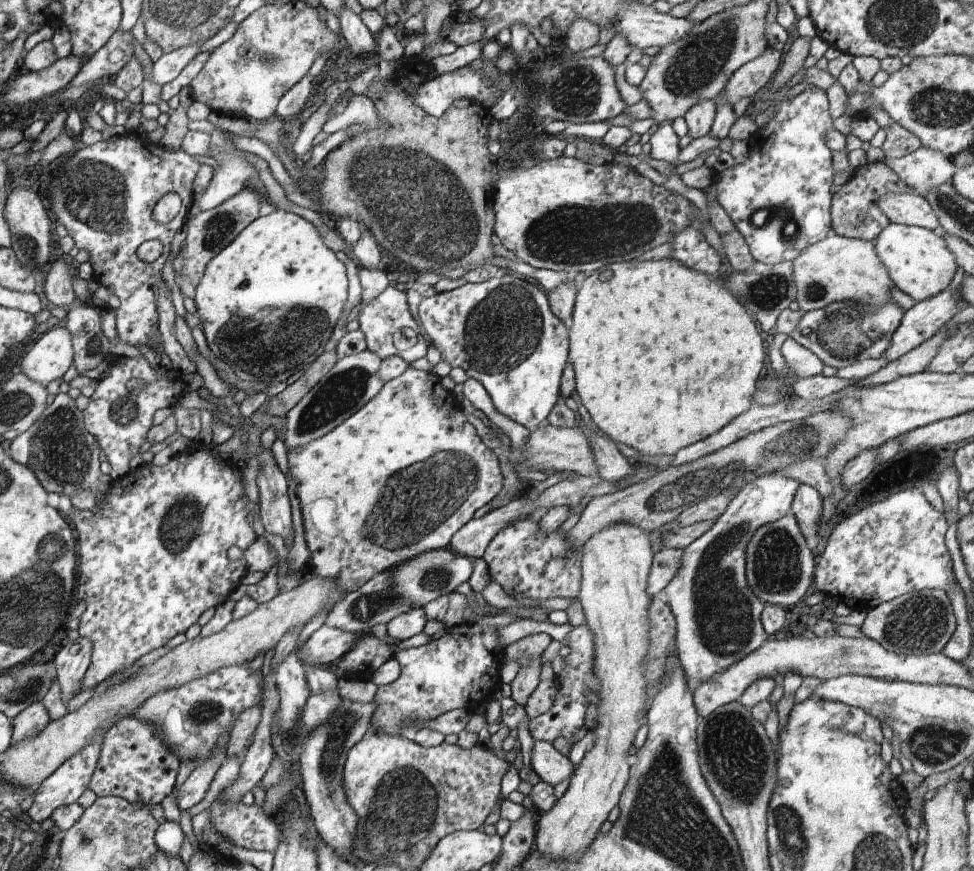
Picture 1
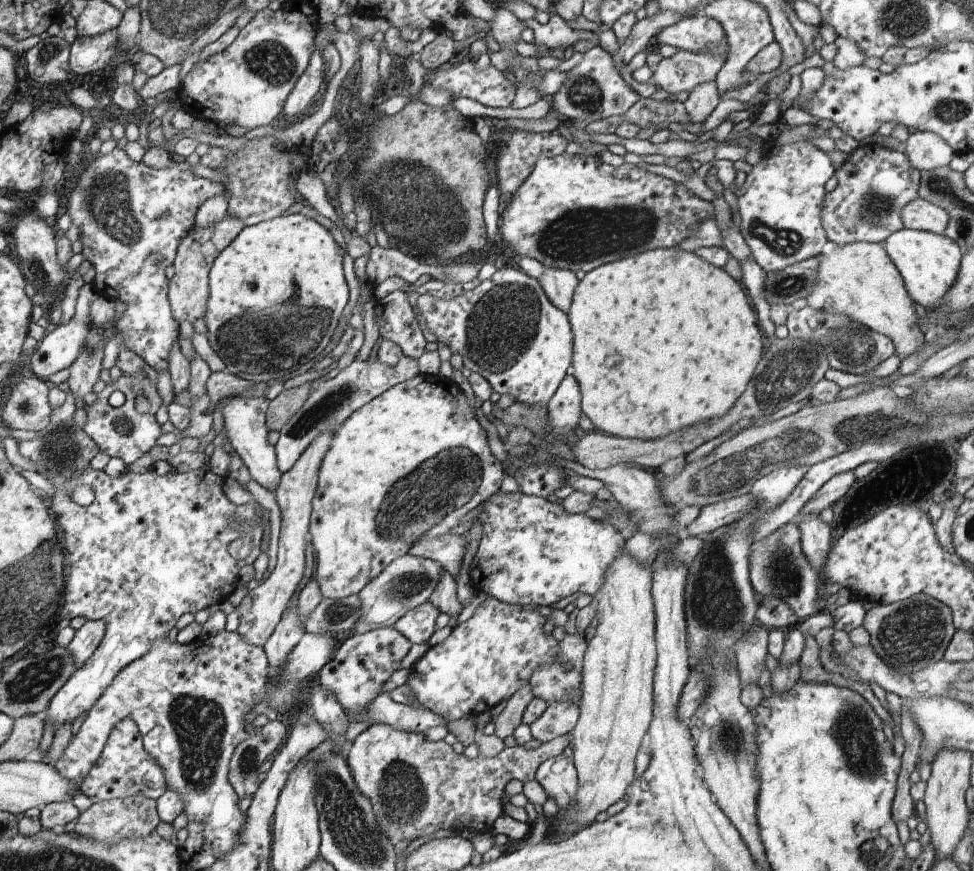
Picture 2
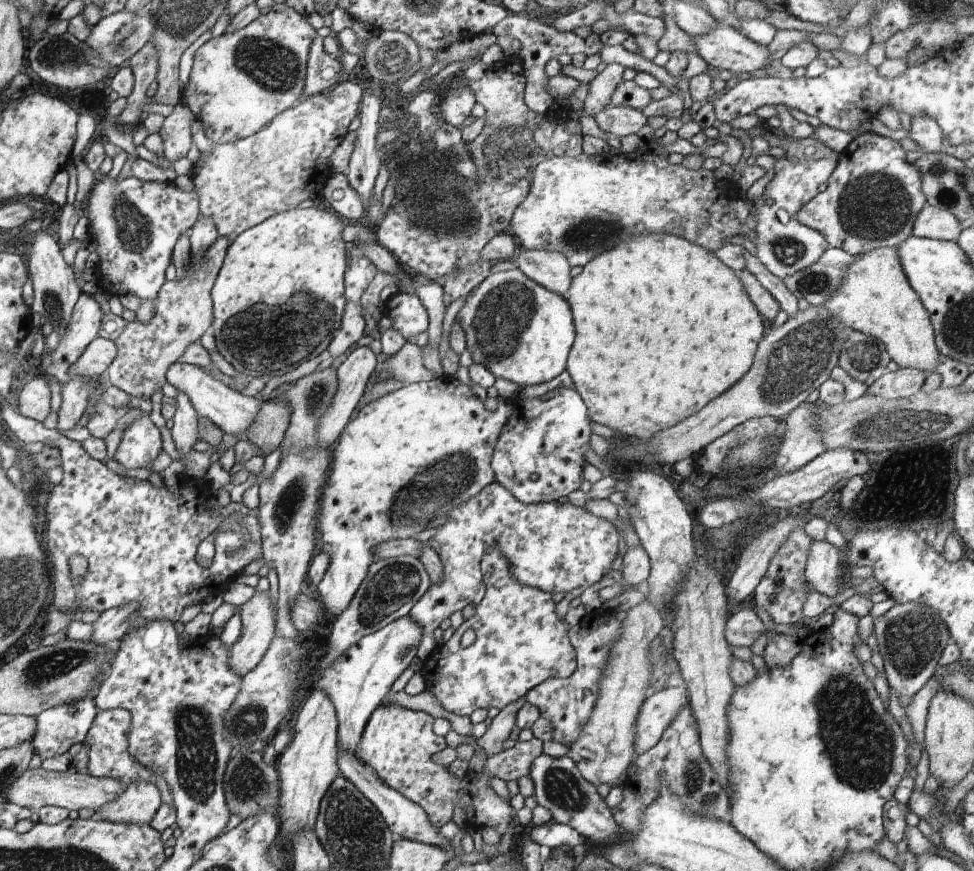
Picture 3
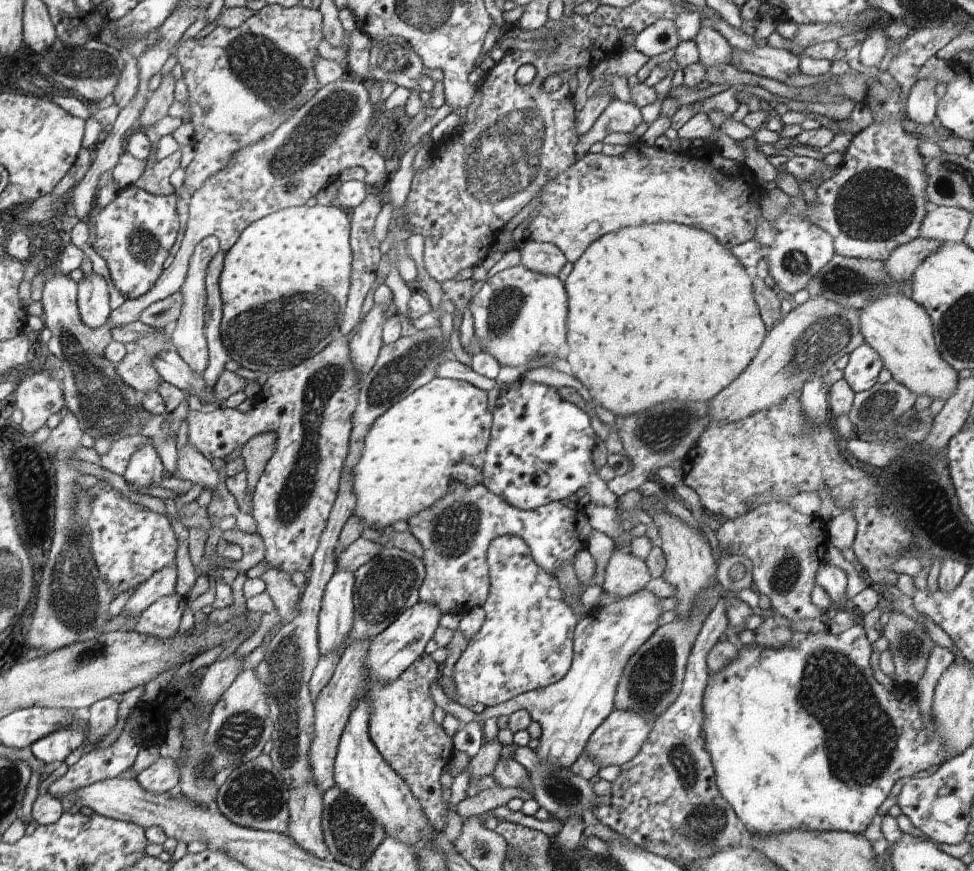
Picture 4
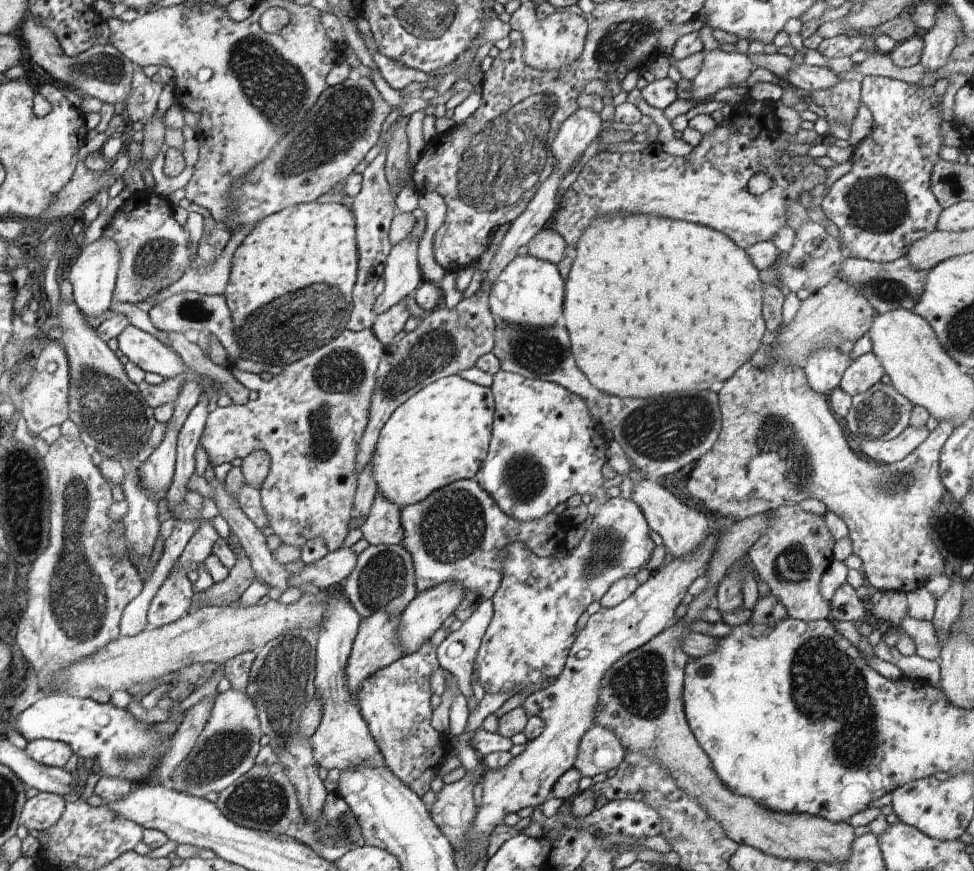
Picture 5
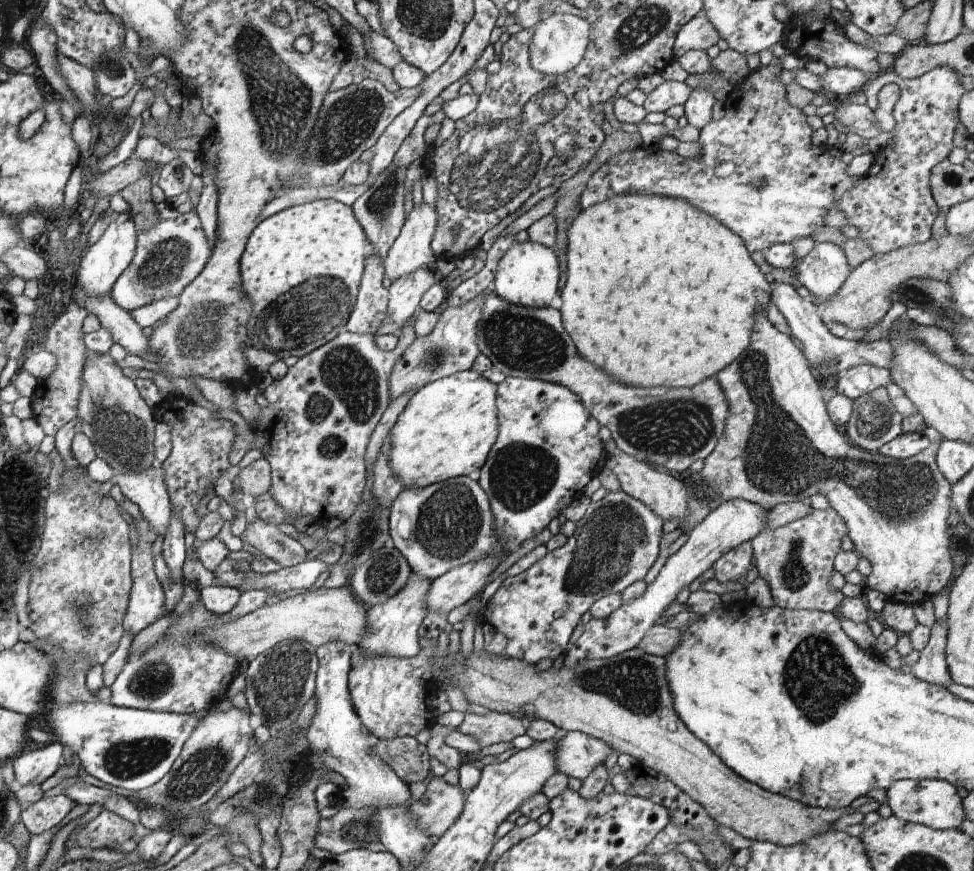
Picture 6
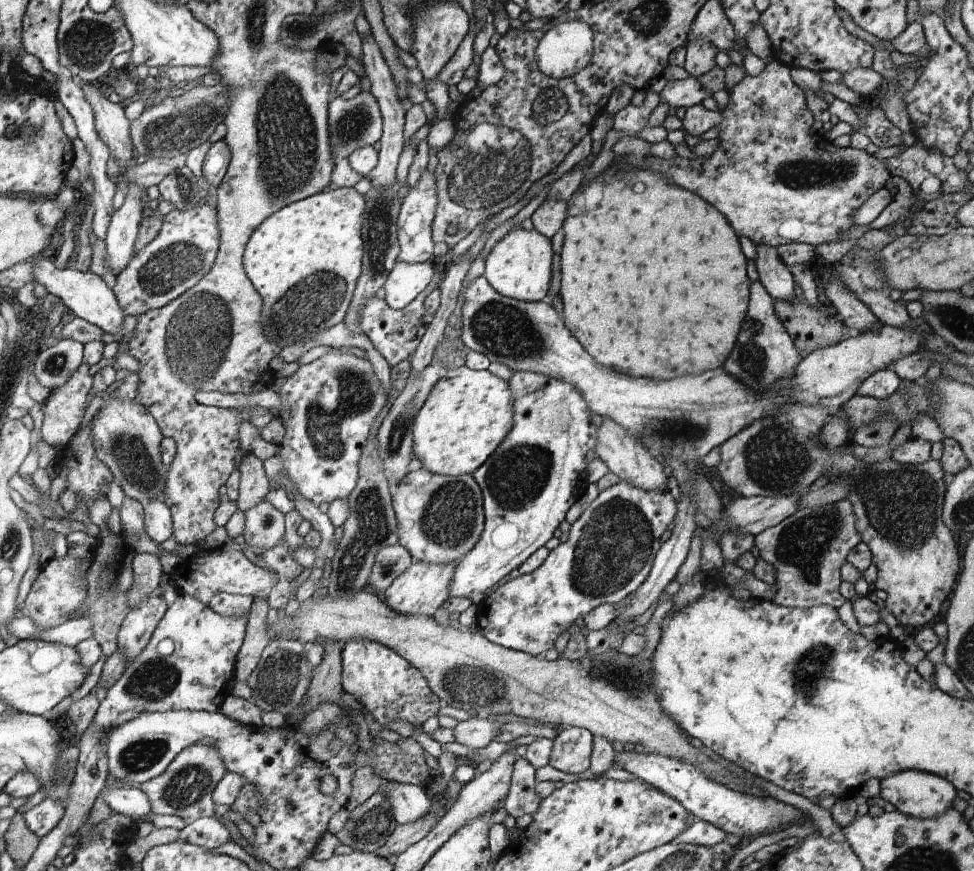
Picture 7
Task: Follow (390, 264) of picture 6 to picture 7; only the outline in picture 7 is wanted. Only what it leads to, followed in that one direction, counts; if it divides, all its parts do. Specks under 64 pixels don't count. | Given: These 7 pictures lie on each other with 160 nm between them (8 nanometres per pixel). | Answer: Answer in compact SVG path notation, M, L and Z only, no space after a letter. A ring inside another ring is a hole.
M427 168L422 173L416 185L409 189L408 194L402 200L399 218L397 220L397 237L399 240L397 261L416 264L433 259L435 242L431 235L431 228L437 204L438 197L435 173L428 171Z

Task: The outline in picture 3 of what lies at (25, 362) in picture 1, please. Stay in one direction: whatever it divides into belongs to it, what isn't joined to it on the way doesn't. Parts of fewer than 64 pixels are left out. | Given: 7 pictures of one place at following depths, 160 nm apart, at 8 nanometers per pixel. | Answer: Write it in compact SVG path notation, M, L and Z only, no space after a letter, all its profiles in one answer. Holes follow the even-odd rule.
M82 293L81 298L78 299L74 307L73 319L69 322L67 331L60 339L57 348L52 354L48 354L46 350L42 354L40 363L38 364L41 374L47 378L56 377L62 385L66 384L72 378L68 374L69 368L80 358L88 344L98 337L103 316L104 314L93 295Z

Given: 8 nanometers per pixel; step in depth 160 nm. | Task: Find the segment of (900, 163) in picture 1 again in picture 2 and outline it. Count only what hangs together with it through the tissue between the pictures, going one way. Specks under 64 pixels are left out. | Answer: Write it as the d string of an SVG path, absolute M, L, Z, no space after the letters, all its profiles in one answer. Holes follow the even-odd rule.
M917 131L906 142L906 156L919 171L948 166L955 153L941 136L932 131Z

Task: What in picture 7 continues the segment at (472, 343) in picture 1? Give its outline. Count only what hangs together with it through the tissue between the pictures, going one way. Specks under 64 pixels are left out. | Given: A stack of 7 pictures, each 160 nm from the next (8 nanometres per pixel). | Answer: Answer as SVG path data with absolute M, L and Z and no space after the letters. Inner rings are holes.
M518 227L507 233L490 250L483 275L490 286L502 296L527 303L538 302L548 294L553 258L551 239L536 229L525 230Z

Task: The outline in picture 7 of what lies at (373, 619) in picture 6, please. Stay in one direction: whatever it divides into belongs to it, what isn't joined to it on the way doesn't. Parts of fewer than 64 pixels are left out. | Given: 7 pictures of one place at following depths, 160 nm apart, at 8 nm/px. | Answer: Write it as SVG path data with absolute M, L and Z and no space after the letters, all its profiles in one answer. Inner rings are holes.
M414 559L411 565L402 574L399 574L386 590L382 593L382 599L386 601L396 612L404 615L428 615L432 617L434 612L451 596L450 583L457 567L454 563L427 563Z

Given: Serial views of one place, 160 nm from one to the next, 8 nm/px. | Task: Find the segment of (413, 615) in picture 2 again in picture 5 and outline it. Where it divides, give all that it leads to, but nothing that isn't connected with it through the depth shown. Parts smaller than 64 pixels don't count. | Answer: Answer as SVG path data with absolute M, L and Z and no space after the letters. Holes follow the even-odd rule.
M458 479L447 484L424 500L401 507L401 525L403 539L401 544L412 555L415 583L419 592L435 587L437 584L450 581L458 583L465 591L478 590L480 599L491 599L498 590L503 579L503 554L502 552L512 543L525 544L526 548L539 557L552 556L554 547L560 541L556 533L560 533L558 518L553 512L538 520L523 523L512 517L496 504L496 501L486 492L475 479Z

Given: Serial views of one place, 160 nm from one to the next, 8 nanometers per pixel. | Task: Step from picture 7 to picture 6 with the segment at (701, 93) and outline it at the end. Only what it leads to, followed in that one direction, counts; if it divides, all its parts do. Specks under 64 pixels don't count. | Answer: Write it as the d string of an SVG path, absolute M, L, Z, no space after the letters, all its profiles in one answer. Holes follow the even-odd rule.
M664 81L655 90L647 94L647 98L643 104L646 112L666 112L668 108L676 106L676 104L684 104L693 87L688 82L680 81Z

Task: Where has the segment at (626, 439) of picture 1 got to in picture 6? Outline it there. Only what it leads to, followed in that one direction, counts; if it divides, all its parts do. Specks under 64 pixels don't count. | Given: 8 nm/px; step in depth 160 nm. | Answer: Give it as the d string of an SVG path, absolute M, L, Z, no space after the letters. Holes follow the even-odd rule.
M620 193L607 198L602 202L593 204L588 208L581 208L579 210L579 213L575 216L575 219L572 221L567 232L567 274L568 282L566 282L564 290L562 290L561 317L562 322L564 322L564 328L566 328L566 332L572 336L572 340L574 340L574 344L576 344L578 352L580 352L588 362L592 362L594 366L606 370L614 380L620 380L622 384L644 386L644 388L648 388L648 386L674 386L674 388L678 388L678 386L694 386L694 384L702 382L704 378L708 378L708 376L712 376L712 374L716 374L716 372L719 373L724 366L728 366L733 360L736 360L748 344L750 344L753 324L754 321L756 321L755 312L760 309L760 307L766 308L767 304L770 302L771 290L773 289L772 284L770 284L764 277L765 274L760 272L758 263L752 261L750 253L748 252L746 245L743 243L743 240L738 235L735 235L727 226L724 226L719 220L712 218L707 212L700 211L699 208L693 207L688 201L664 198L664 196L642 196L642 194Z

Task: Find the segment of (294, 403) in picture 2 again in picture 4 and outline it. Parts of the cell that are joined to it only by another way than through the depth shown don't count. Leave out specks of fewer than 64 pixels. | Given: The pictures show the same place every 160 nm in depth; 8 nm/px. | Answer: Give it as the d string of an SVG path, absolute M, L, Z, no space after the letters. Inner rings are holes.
M269 431L250 439L241 448L241 457L247 474L249 494L252 494L255 484L264 472L266 463L273 455L275 440L275 433Z

